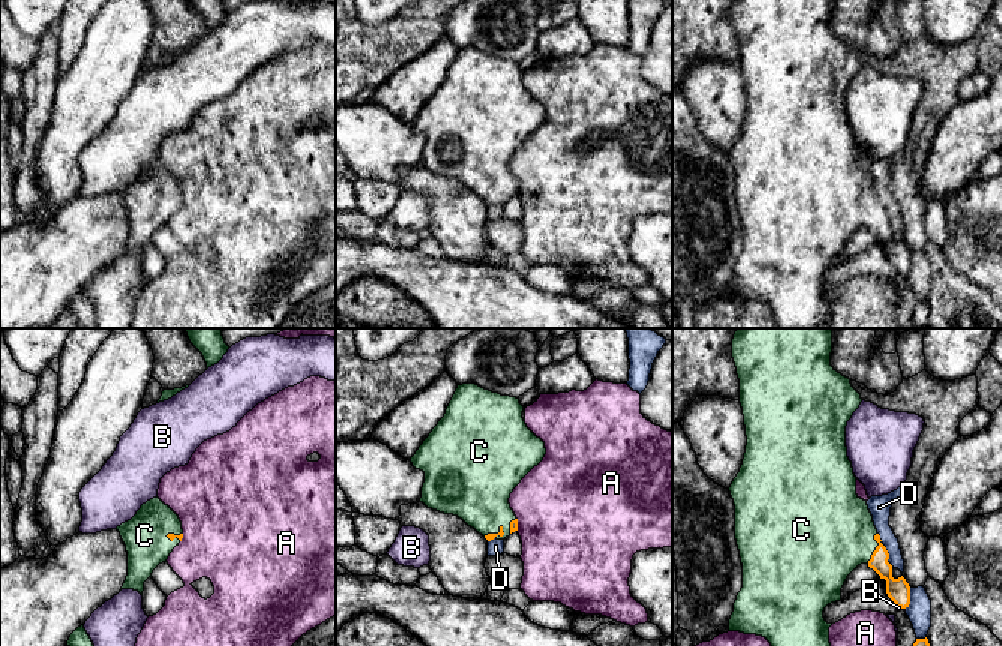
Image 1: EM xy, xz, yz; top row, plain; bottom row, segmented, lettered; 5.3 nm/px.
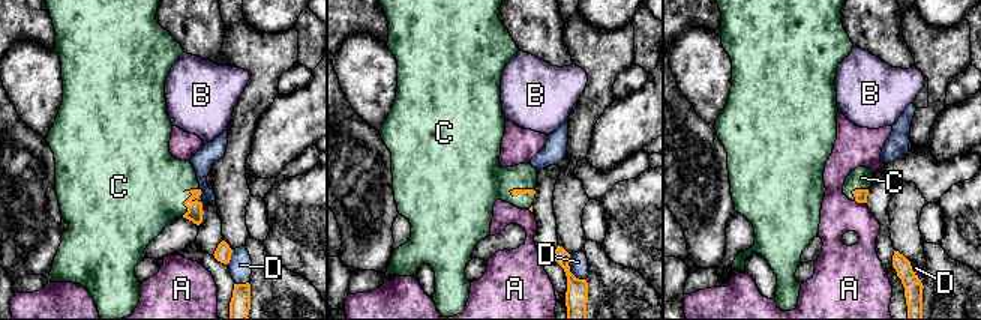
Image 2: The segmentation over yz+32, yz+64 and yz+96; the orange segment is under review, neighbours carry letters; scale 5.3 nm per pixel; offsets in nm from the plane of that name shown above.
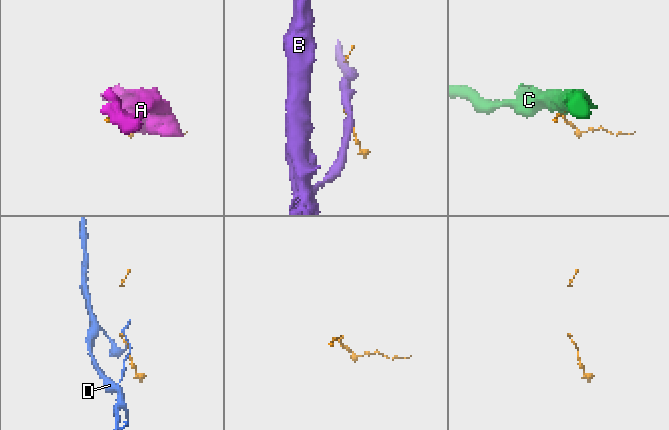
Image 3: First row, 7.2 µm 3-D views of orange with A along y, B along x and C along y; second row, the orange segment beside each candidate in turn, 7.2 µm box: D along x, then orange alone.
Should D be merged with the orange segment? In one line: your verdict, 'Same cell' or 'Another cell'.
Another cell

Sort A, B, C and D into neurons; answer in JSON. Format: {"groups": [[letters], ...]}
{"groups": [["A"], ["B"], ["C"], ["D"]]}

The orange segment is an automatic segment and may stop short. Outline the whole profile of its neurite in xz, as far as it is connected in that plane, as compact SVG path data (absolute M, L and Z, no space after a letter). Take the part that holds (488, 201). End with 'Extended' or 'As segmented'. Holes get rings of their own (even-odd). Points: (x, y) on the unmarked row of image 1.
M476 48L458 49L444 81L410 124L424 136L420 166L458 180L488 205L504 204L518 195L510 157L546 118L544 106L526 91L522 75L516 61Z. Extended

